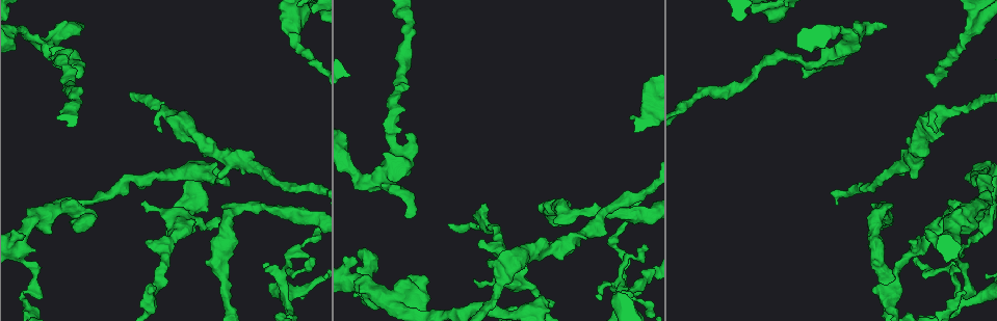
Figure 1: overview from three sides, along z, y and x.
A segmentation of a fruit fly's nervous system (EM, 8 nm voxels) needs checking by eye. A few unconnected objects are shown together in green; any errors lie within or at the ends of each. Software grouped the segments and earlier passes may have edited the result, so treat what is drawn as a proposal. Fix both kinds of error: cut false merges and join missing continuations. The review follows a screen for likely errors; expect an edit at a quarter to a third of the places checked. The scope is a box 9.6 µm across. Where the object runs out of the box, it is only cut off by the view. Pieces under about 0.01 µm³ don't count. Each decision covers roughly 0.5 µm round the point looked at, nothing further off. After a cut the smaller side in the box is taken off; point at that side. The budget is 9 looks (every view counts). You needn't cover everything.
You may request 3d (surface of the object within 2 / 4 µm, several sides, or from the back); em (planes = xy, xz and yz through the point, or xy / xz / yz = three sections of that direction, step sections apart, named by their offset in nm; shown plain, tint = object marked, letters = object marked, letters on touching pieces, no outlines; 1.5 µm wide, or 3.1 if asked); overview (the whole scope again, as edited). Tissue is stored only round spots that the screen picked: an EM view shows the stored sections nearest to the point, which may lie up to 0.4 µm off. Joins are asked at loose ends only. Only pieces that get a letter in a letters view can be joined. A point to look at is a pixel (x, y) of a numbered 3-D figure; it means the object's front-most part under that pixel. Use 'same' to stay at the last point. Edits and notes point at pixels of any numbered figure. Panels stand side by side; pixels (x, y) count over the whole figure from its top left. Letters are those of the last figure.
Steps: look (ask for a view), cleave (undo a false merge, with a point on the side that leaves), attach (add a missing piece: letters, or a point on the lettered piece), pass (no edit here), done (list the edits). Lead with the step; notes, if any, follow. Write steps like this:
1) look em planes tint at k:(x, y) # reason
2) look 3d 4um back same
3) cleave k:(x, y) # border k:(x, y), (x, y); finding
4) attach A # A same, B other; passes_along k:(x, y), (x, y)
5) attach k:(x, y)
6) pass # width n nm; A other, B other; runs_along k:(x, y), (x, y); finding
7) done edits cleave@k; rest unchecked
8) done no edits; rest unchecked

look em xy step 4 tint at 1:(602, 299) # thin end

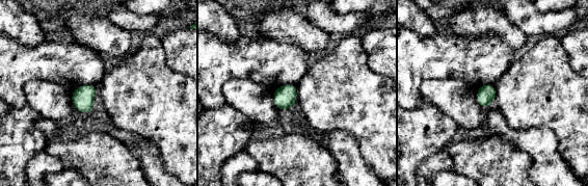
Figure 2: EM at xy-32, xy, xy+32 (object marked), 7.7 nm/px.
look em planes tint same

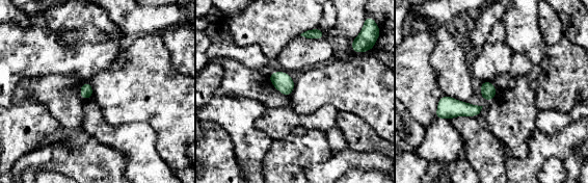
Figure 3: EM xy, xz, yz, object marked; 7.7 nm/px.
look em planes letters same # see the neighbours

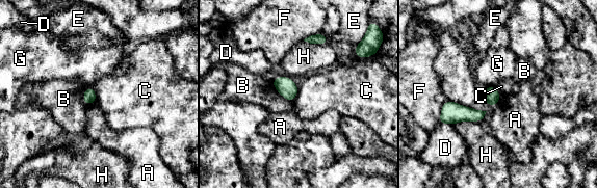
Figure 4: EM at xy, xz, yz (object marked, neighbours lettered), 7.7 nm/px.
pass # width 100 nm; A other, B other, C other, D other, E other, F other, G other, H other; none of them fits

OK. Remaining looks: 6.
look em planes tint at 1:(913, 259) # branch stops here

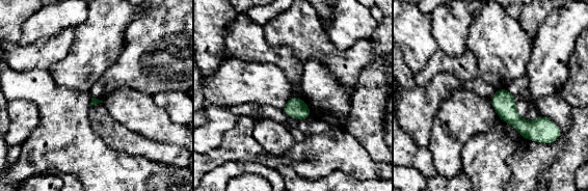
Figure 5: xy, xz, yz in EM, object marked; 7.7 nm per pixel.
look em planes letters same

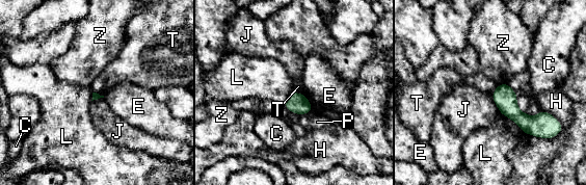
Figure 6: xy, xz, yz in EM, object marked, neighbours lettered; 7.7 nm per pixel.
pass # longest_contact L 240 nm; C other, E other, H other, J other, L other, P other, T other, Z other; runs_along 6:(499, 87), (527, 124), (547, 124); none of them fits

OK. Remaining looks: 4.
look 3d 4um at 1:(938, 131) # an open end

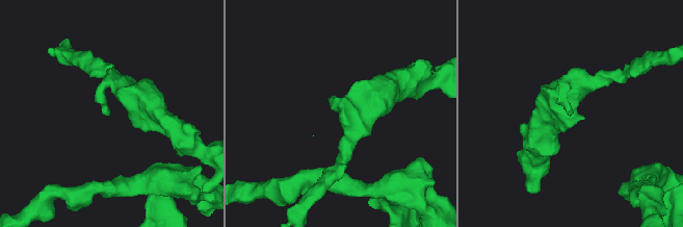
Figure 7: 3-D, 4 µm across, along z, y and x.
look em planes letters at 7:(106, 113)

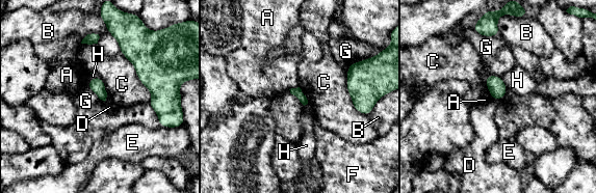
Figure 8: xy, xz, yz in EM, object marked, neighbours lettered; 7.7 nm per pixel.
pass # longest_contact C 400 nm; A other, B other, C other, D other, E other, F other, G other, H other; border 8:(473, 29), (483, 35), (499, 35); none of them fits

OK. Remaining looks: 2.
done no edits; rest unchecked

